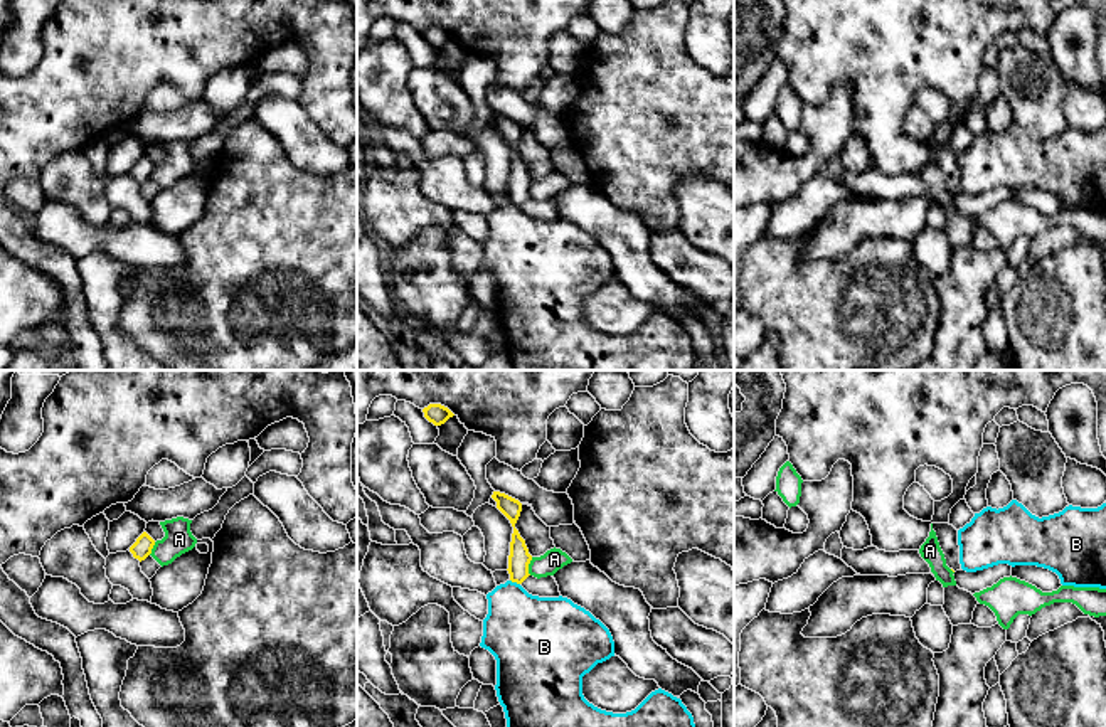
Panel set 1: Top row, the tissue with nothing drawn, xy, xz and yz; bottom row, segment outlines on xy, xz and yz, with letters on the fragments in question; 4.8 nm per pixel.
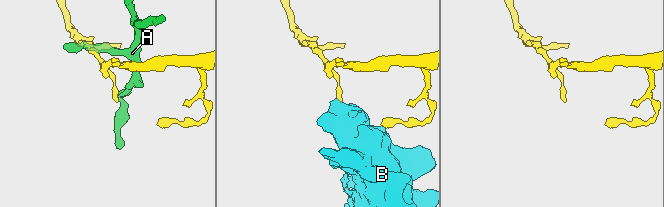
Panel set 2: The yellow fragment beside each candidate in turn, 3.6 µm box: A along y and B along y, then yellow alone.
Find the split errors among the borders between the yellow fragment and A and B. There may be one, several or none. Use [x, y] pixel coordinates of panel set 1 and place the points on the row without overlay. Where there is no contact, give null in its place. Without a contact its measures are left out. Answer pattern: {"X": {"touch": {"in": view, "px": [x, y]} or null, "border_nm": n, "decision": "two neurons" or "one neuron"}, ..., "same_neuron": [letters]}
{"A": {"touch": {"in": "xz", "px": [527, 189]}, "border_nm": 90, "decision": "two neurons"}, "B": {"touch": {"in": "xz", "px": [515, 204]}, "border_nm": 50, "decision": "two neurons"}, "same_neuron": []}

